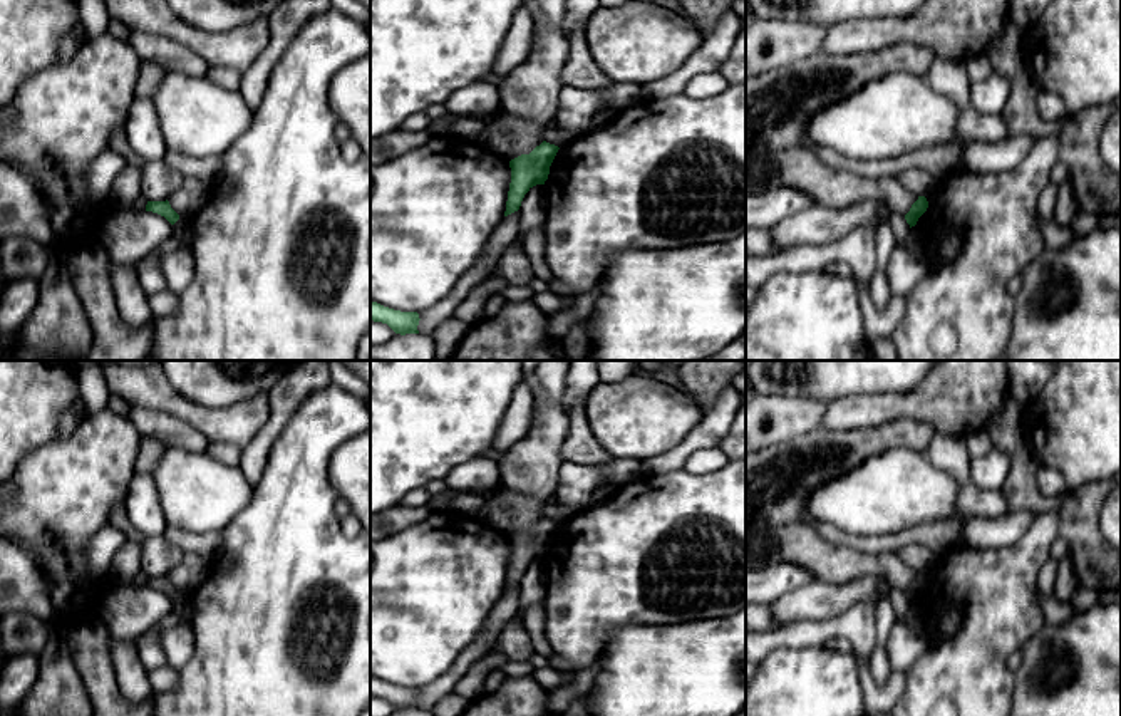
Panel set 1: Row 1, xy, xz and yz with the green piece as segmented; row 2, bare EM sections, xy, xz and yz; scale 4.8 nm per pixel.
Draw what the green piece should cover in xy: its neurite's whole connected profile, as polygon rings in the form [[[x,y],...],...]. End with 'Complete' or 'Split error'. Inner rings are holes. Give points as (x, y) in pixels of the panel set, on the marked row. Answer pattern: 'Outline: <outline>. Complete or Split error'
Outline: [[[147,201],[146,211],[164,216],[171,225],[179,220],[179,215],[171,208],[169,201]]]. Complete

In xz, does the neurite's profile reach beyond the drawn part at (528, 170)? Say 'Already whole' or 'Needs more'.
Already whole

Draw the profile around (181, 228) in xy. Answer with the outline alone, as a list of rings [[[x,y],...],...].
[[[179,216],[179,220],[173,225],[174,235],[181,241],[183,246],[191,248],[193,245],[193,230],[189,226],[188,218]]]

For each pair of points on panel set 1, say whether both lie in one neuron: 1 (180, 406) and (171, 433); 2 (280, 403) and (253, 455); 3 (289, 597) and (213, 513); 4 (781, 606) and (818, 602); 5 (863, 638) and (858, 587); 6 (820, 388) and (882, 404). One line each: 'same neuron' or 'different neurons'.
1: different neurons
2: same neuron
3: different neurons
4: same neuron
5: different neurons
6: different neurons

